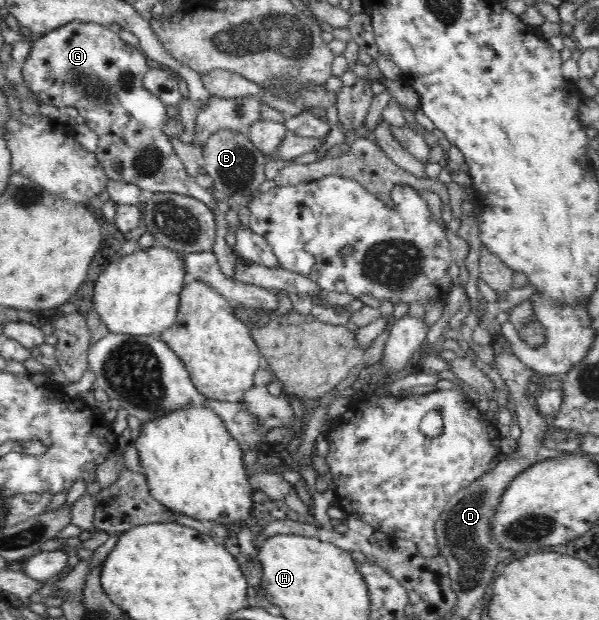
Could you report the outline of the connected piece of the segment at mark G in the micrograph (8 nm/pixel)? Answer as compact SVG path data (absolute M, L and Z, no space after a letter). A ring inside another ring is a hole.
M72 21L65 26L50 30L32 41L33 49L23 67L23 78L29 90L41 104L55 105L64 111L67 107L77 108L85 124L98 136L96 156L106 177L115 181L125 181L137 185L141 190L157 193L187 195L207 204L209 209L216 207L213 193L197 185L195 177L185 170L185 165L171 146L169 136L164 132L168 121L167 106L151 96L143 86L143 79L152 66L141 49L133 48L99 23Z

